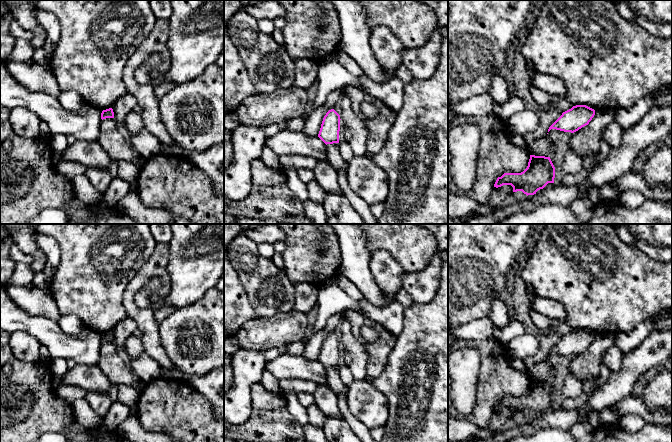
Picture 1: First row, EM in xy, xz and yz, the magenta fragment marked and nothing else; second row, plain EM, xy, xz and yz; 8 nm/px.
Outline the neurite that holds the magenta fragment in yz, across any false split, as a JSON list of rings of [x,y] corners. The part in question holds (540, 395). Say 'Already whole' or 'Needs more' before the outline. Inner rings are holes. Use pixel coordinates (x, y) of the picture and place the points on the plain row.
Already whole. [[[530,379],[527,392],[521,397],[504,397],[498,401],[494,411],[511,409],[513,416],[522,415],[534,419],[548,407],[554,407],[555,391],[550,381]]]

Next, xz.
Already whole. [[[329,334],[323,342],[318,361],[327,369],[339,367],[340,339]]]

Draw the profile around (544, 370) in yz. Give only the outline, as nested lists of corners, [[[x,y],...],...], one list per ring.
[[[548,358],[528,369],[529,379],[550,381],[555,369]]]

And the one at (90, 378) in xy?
[[[76,364],[73,368],[68,369],[62,377],[53,375],[53,385],[55,387],[74,385],[84,389],[86,393],[108,393],[111,382],[97,364]]]

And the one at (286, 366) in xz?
[[[282,353],[276,359],[266,361],[265,371],[276,379],[304,379],[318,386],[326,385],[326,368],[318,360]]]

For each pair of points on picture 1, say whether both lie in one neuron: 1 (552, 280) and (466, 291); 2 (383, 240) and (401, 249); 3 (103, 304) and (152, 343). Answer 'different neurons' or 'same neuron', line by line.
1: different neurons
2: same neuron
3: different neurons

